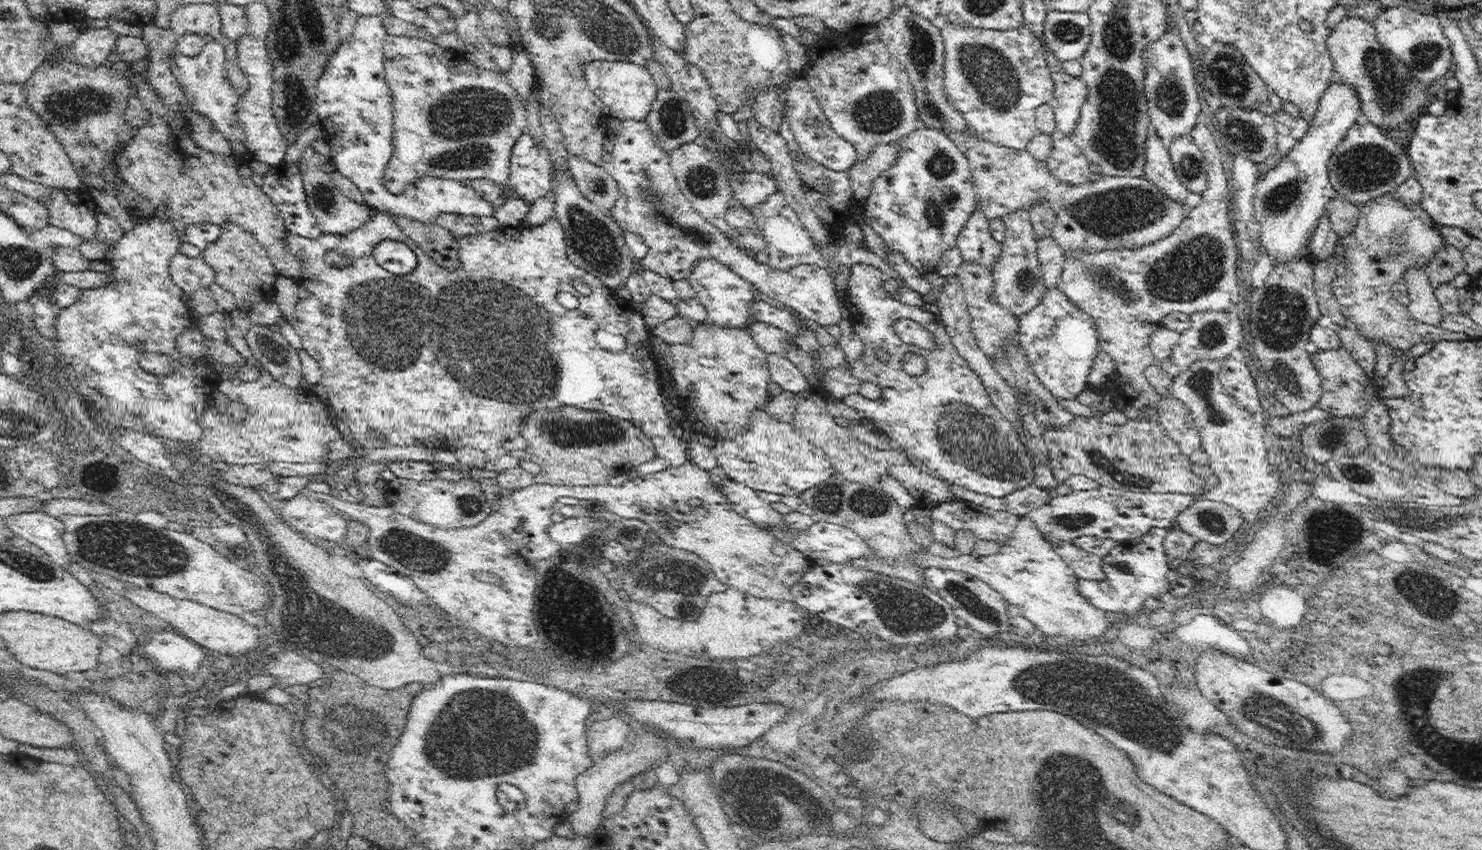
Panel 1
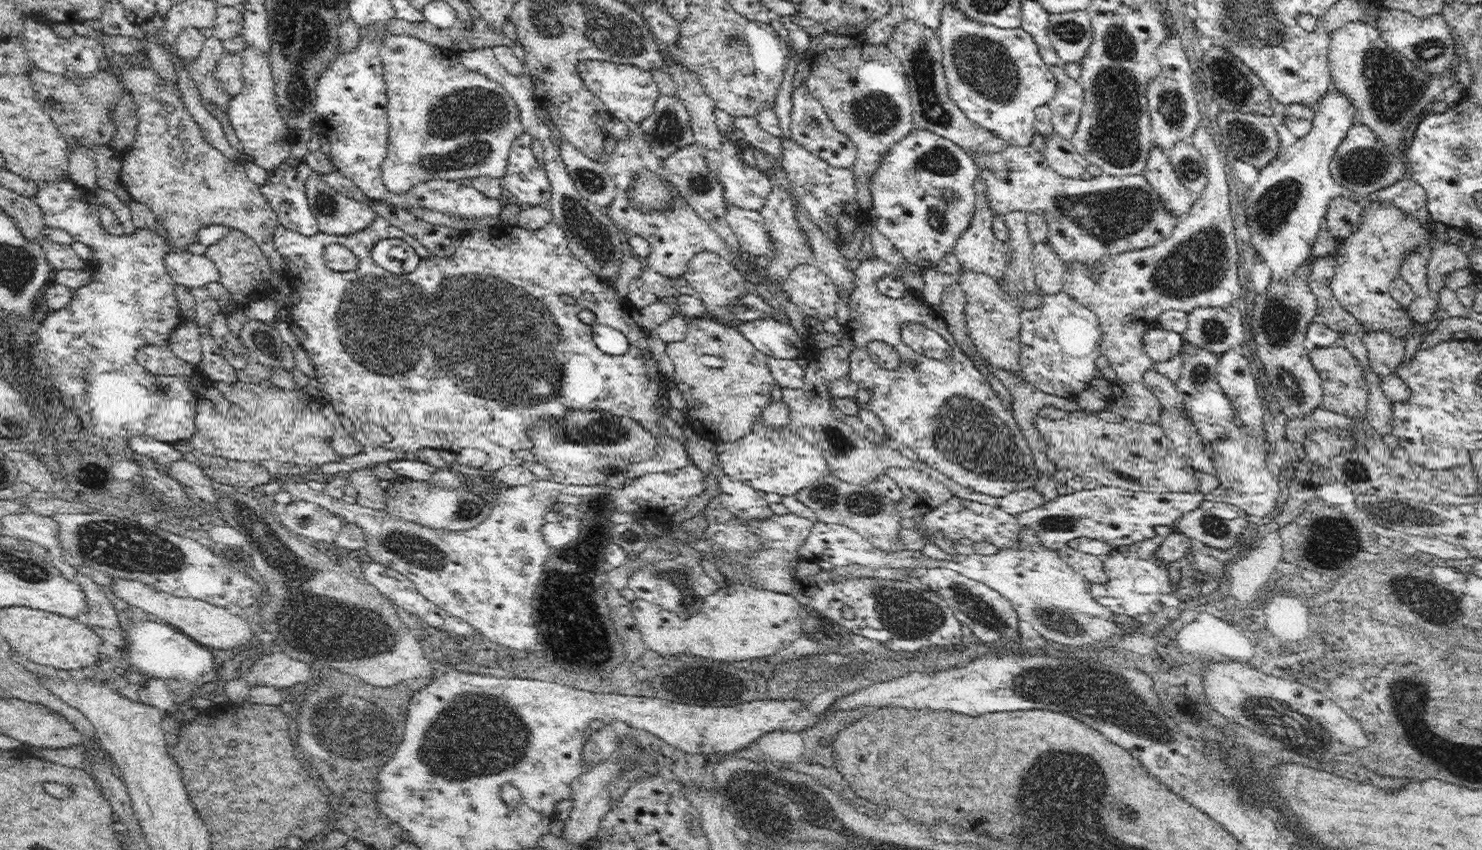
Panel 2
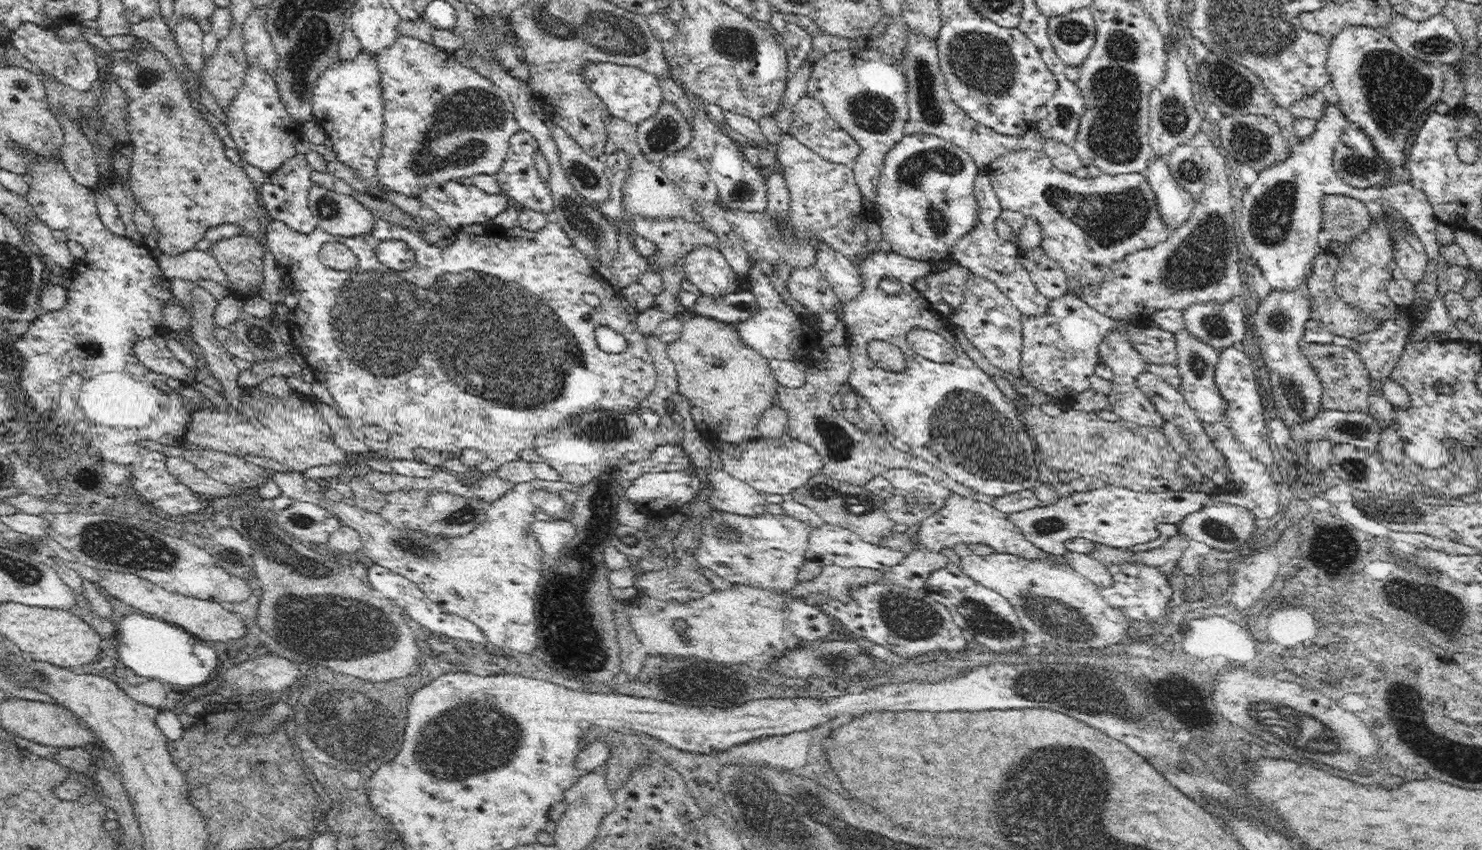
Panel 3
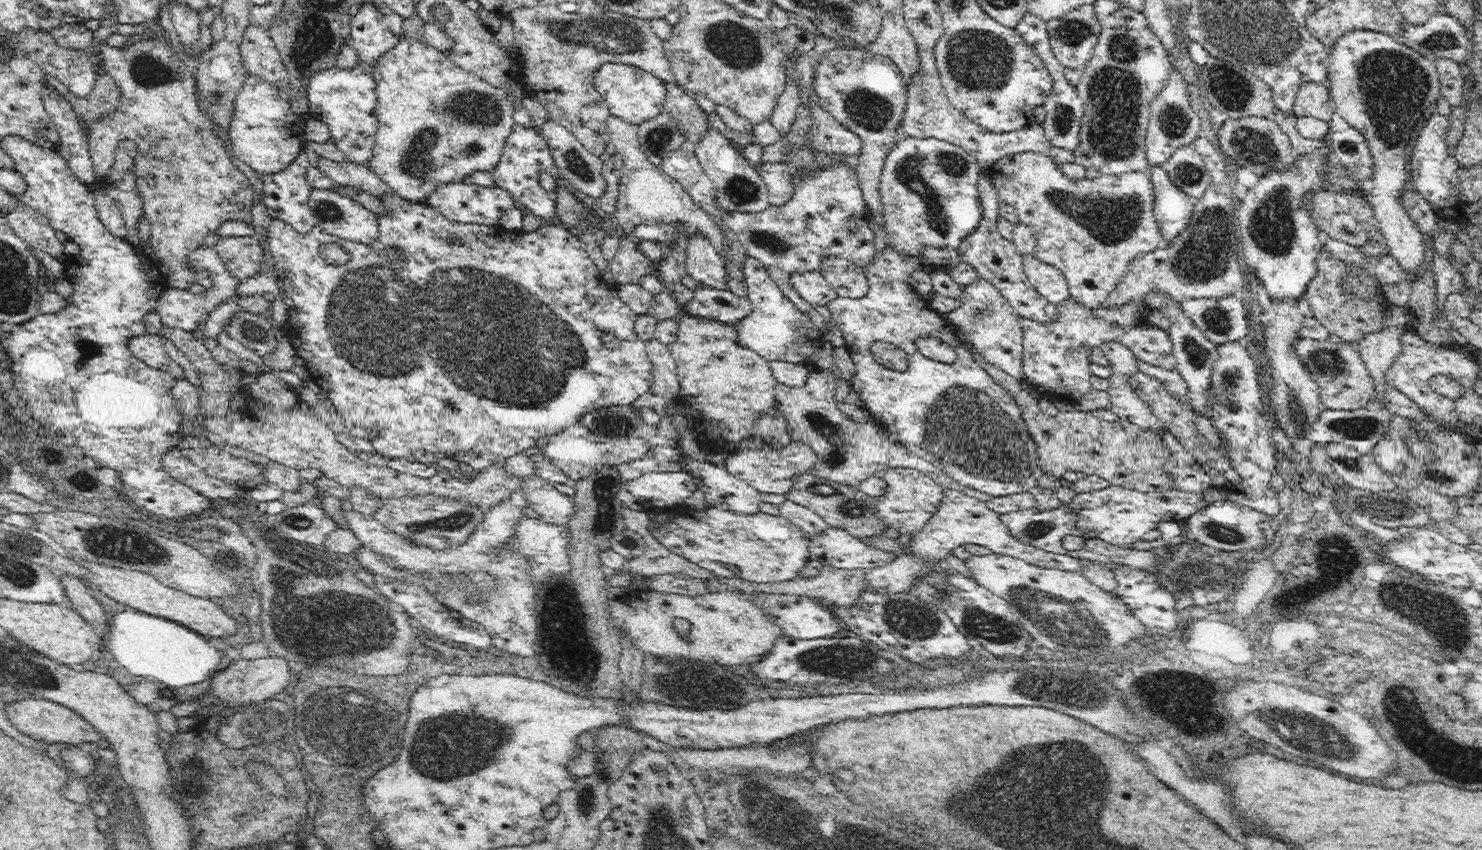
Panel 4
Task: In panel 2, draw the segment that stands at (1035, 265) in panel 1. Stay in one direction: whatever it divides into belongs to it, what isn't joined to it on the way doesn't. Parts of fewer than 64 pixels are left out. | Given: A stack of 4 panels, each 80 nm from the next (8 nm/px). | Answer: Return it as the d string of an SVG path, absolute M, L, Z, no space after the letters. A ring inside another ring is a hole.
M1010 211L1002 215L1002 218L1006 218L1008 223L1008 238L1004 241L1007 248L1007 262L1005 263L1007 266L1003 274L997 278L998 292L1000 292L1002 299L1018 312L1027 308L1027 302L1032 295L1041 295L1042 293L1040 285L1037 283L1036 271L1034 271L1035 242L1030 236L1027 215L1025 211Z

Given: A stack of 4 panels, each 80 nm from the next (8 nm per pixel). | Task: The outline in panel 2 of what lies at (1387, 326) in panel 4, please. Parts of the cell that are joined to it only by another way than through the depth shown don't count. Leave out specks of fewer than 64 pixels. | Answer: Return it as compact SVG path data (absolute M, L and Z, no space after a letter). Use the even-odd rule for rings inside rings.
M1365 332L1364 342L1369 350L1370 364L1374 372L1381 378L1394 372L1403 362L1405 346L1402 341L1386 332Z

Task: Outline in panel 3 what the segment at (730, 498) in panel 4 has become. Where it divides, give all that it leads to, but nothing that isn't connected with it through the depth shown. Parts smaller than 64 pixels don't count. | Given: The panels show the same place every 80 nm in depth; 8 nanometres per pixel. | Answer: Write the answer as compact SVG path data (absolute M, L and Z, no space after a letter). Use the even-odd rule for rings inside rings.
M707 470L710 484L715 489L709 503L724 512L740 516L755 517L767 512L767 501L764 494L750 488L745 481L730 476L724 470Z

